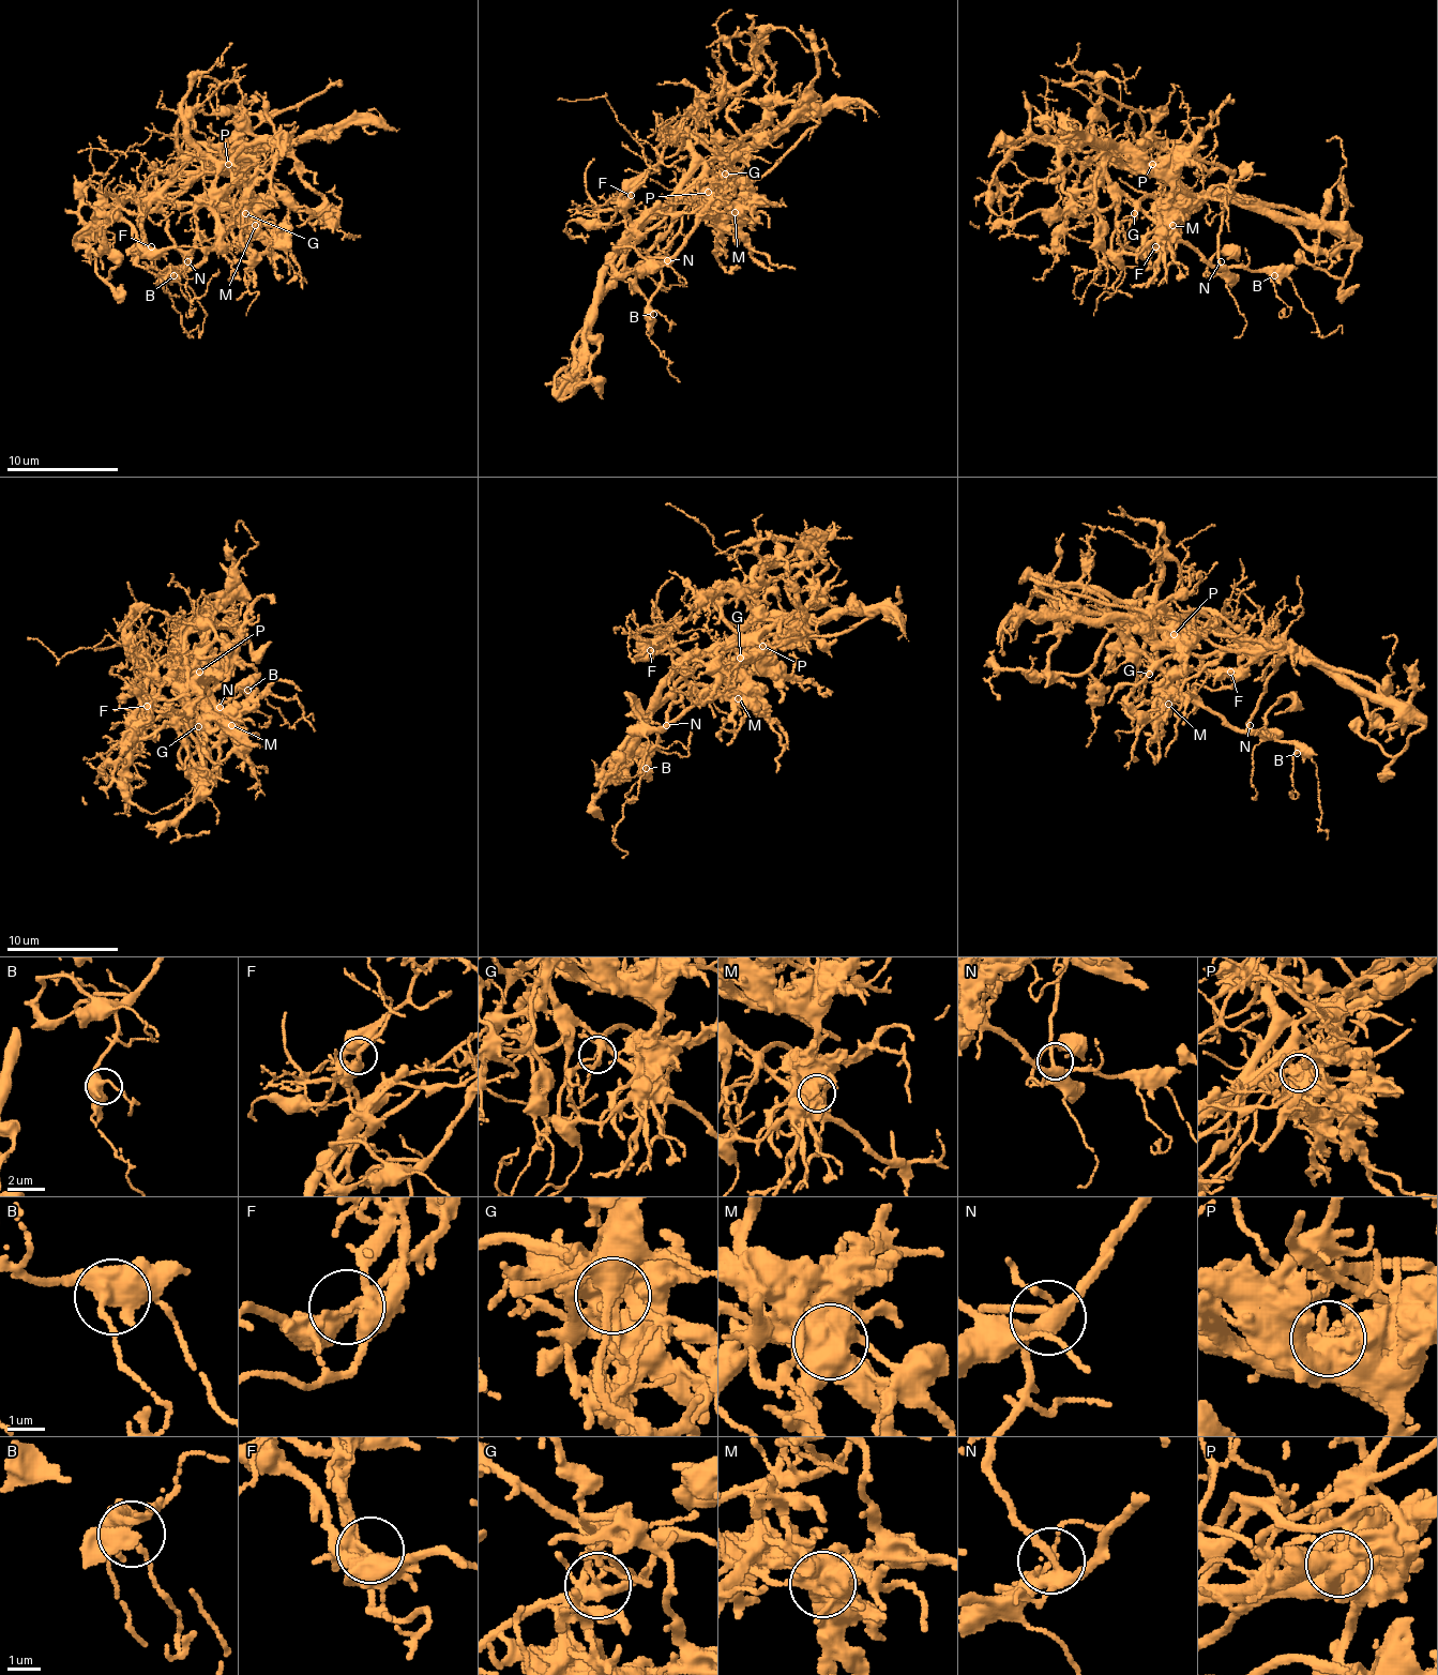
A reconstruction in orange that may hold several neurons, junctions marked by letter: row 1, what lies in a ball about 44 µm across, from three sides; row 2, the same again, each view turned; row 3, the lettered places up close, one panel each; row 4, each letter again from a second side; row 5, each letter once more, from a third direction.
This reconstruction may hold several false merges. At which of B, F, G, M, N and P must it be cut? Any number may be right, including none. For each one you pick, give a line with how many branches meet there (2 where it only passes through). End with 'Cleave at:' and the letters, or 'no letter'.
F: branches 3
G: branches 4
M: branches 7
P: branches 2
Cleave at: F, G, M, P

